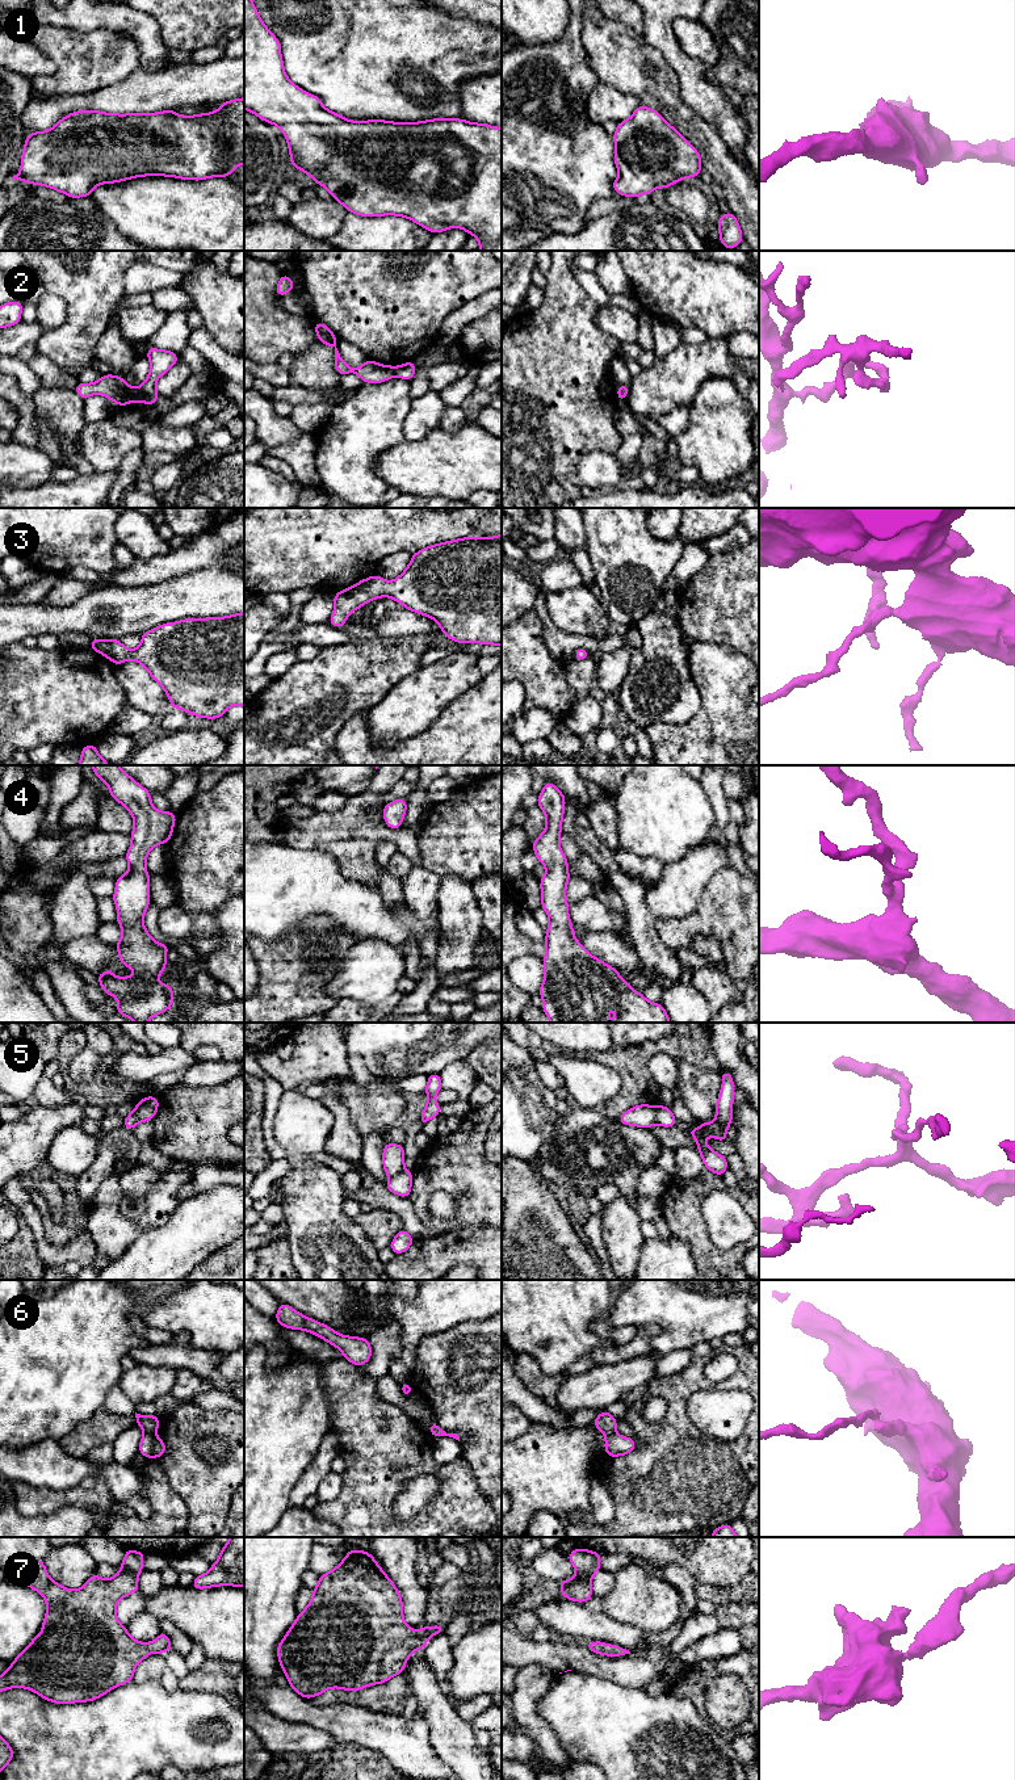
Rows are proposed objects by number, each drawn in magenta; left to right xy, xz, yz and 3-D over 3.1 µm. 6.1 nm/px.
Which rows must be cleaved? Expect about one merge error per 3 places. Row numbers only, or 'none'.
2, 5, 6

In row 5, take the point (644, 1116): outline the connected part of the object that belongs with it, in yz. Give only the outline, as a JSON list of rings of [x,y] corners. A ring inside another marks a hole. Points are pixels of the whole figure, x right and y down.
[[[639,1104],[624,1112],[617,1118],[622,1125],[632,1125],[638,1128],[650,1129],[658,1124],[655,1118],[654,1105]]]

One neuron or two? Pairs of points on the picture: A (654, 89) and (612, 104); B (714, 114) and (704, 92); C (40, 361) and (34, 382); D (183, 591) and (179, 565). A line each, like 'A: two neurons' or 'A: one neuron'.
A: two neurons
B: one neuron
C: two neurons
D: two neurons

